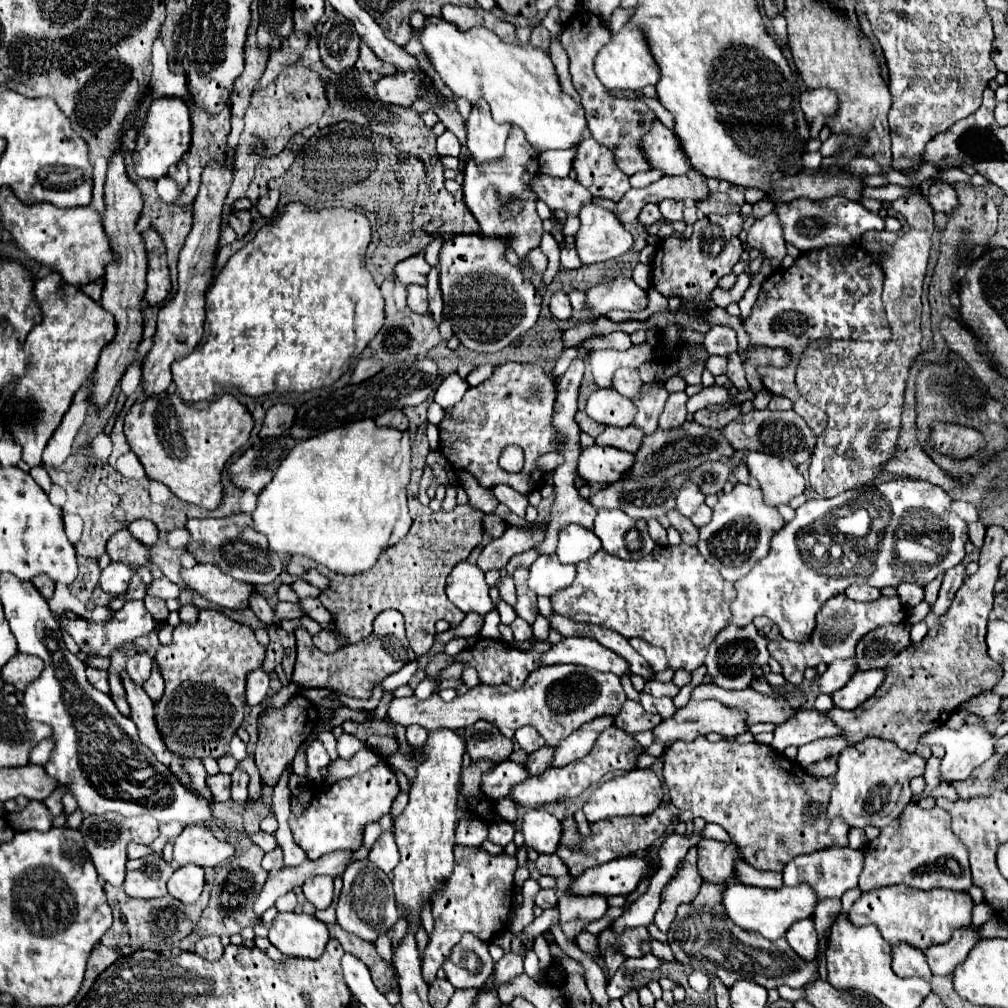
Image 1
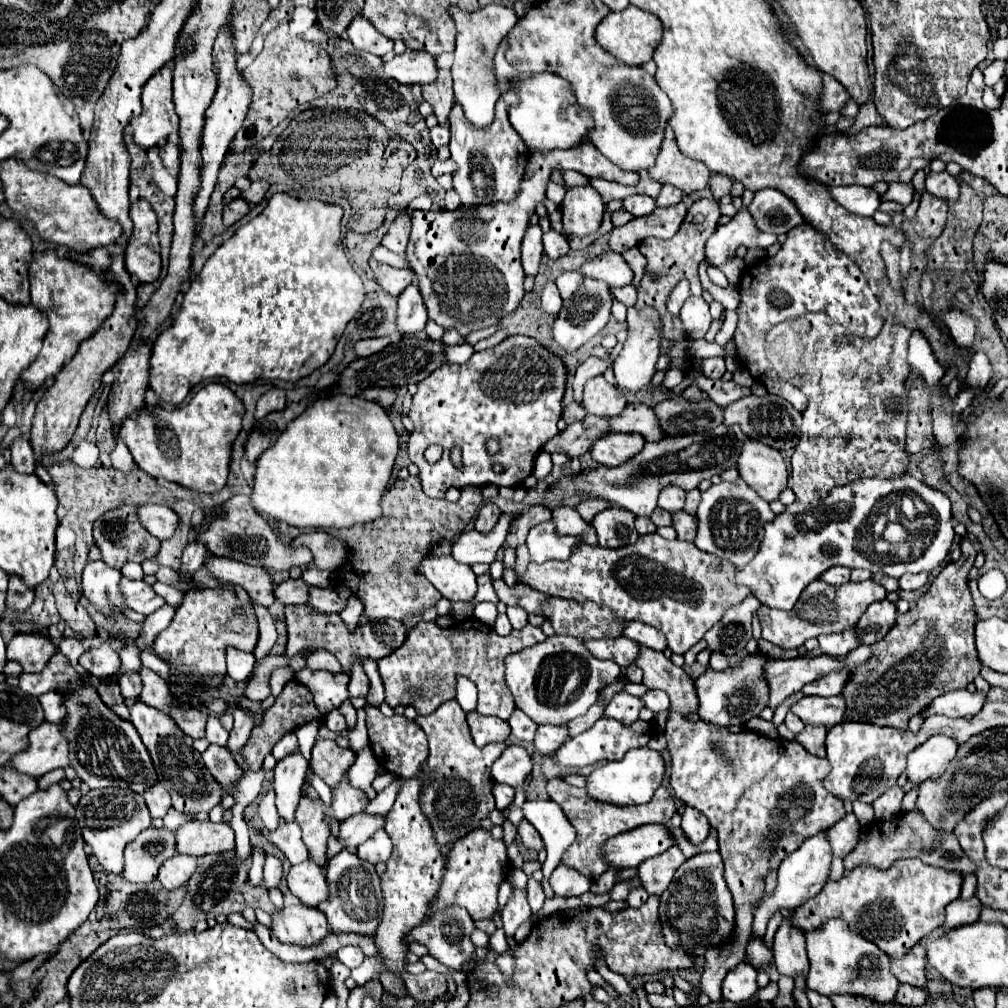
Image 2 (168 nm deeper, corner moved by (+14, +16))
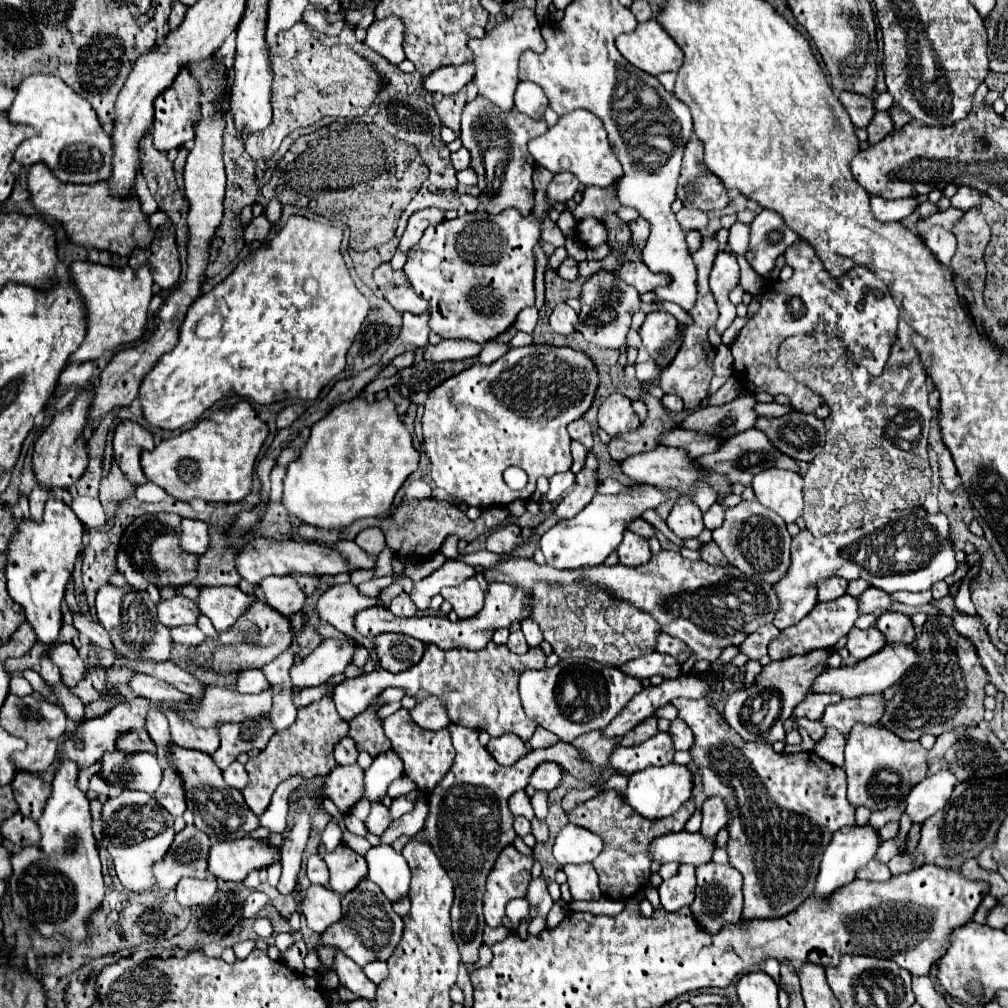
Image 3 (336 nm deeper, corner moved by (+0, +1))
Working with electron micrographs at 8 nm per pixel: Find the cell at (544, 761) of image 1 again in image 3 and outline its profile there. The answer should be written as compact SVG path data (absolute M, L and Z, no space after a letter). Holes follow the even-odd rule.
M589 731L573 741L573 745L581 749L581 753L585 753L585 757L597 767L607 767L607 755L611 755L611 747L615 747L615 743L619 741L605 737L603 731Z

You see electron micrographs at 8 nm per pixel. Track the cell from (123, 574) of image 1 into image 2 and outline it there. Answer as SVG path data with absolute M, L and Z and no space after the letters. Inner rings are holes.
M103 560L89 562L83 570L81 592L101 614L113 616L115 612L121 612L121 606L125 606L119 592L119 578L121 572L107 566Z

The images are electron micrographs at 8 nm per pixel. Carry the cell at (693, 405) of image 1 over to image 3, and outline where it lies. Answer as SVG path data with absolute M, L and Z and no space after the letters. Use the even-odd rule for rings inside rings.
M757 403L755 411L759 417L779 417L779 415L787 415L793 411L791 405L779 405L779 403Z

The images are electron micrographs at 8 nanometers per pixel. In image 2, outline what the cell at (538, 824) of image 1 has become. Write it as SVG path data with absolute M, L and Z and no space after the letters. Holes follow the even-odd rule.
M525 800L523 816L541 834L547 852L541 871L545 878L557 868L561 854L575 840L575 830L553 800Z

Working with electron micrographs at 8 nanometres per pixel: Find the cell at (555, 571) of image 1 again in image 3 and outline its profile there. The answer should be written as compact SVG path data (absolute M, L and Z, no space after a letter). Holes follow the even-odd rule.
M633 483L619 495L597 493L581 513L571 519L565 519L563 523L557 523L547 533L543 533L539 545L547 565L555 569L581 569L601 565L607 555L621 543L627 525L639 519L647 509L657 509L665 501L667 495L661 489L643 483Z

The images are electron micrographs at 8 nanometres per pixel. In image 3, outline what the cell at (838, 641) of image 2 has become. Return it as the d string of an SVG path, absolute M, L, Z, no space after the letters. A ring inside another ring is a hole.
M871 625L871 627L865 629L865 631L853 627L853 629L851 629L851 635L847 635L847 649L849 649L853 661L861 661L861 659L871 657L873 653L881 651L881 647L883 647L885 643L887 643L887 641L883 639L881 631L879 631L875 625Z

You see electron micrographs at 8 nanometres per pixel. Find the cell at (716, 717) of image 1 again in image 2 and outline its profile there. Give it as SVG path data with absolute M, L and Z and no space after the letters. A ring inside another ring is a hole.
M757 652L753 656L747 656L739 666L735 666L729 672L715 672L709 668L705 674L701 674L695 680L695 690L699 698L699 708L697 708L699 718L715 726L731 726L731 724L741 726L749 718L757 716L765 708L765 700L767 700L767 686L761 680L765 662L767 662L767 656Z

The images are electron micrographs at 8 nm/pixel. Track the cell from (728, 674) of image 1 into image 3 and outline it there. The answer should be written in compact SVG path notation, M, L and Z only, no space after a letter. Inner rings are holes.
M763 625L755 633L751 633L743 643L741 643L741 653L747 655L749 659L761 659L767 655L767 645L779 637L779 629L775 625Z

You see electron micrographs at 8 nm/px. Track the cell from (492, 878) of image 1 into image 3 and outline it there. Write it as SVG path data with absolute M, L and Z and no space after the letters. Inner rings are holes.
M513 845L505 847L487 877L483 913L489 927L499 927L505 917L505 905L515 897L525 897L531 883L533 859L521 855Z

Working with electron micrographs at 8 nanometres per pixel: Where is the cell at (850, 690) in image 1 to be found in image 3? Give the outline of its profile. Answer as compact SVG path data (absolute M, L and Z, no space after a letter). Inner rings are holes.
M809 693L803 703L799 703L799 707L795 707L795 711L791 713L791 719L809 719L809 721L819 721L823 717L823 711L827 705L837 703L841 697L835 693Z

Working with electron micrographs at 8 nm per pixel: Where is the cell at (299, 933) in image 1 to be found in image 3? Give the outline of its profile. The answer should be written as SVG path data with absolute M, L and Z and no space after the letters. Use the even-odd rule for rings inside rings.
M339 953L335 957L335 967L337 967L337 975L339 975L339 981L343 987L353 991L359 999L367 999L367 1001L375 999L377 985L371 983L367 979L367 975L363 975L363 969L359 965L355 965L351 959L347 959L345 955Z

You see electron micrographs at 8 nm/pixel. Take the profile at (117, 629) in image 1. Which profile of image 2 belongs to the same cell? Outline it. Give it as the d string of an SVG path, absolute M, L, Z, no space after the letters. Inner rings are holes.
M125 576L121 578L121 594L125 596L127 600L127 606L135 612L141 612L141 614L151 614L155 610L159 610L165 600L159 598L153 588L149 584L145 584L143 580L127 580Z

